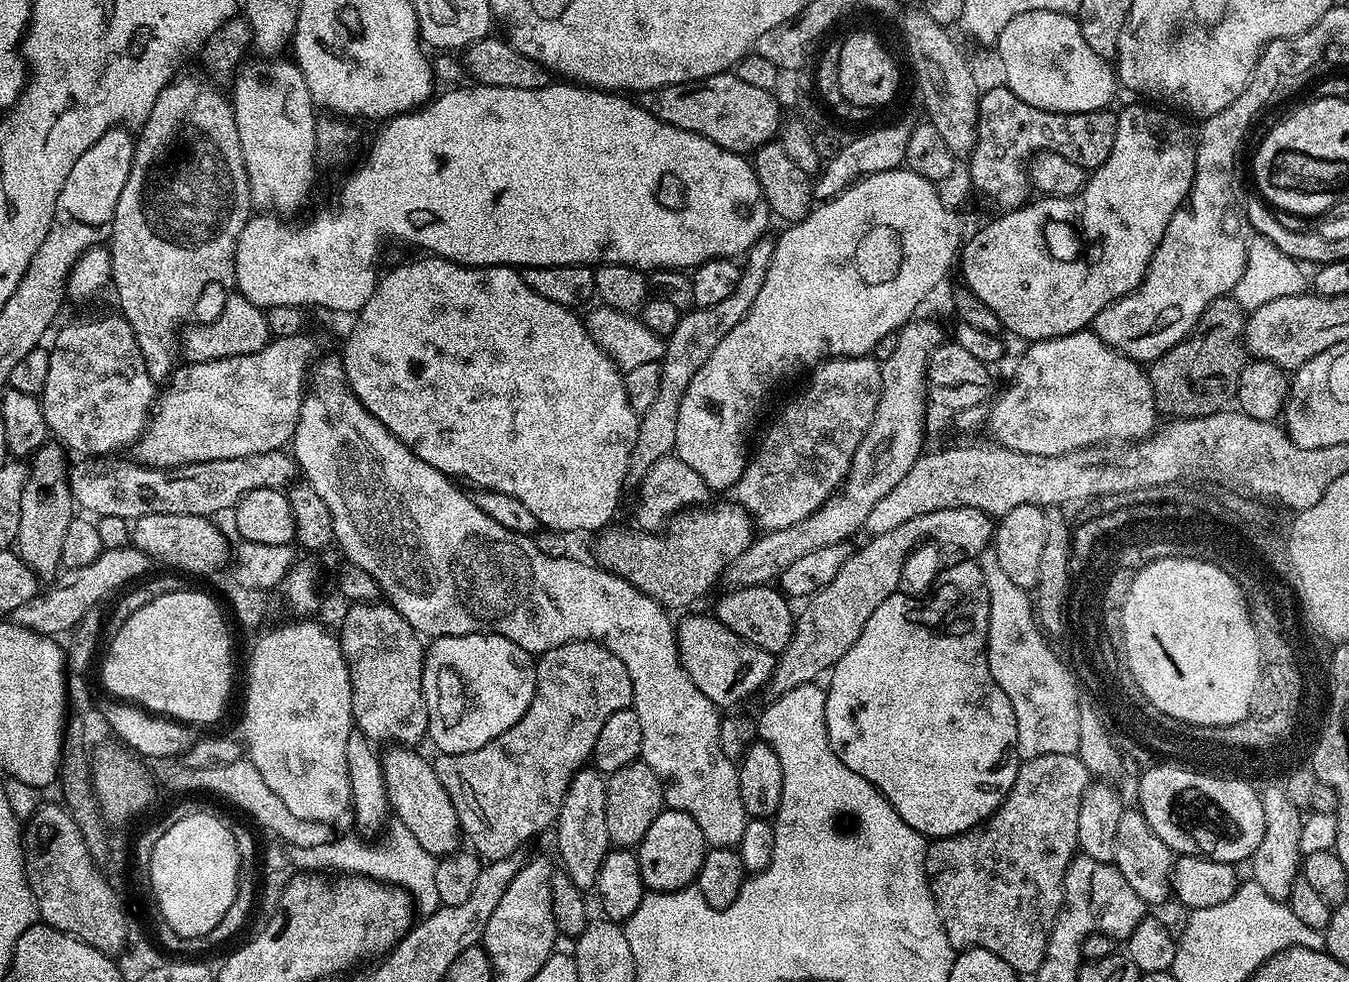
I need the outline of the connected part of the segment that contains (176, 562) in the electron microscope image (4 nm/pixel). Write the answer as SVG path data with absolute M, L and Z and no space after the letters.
M146 514L142 518L131 521L130 544L142 554L148 556L149 561L161 560L172 568L181 568L184 572L216 572L227 565L230 560L230 544L220 533L220 528L206 516L183 516L182 514Z

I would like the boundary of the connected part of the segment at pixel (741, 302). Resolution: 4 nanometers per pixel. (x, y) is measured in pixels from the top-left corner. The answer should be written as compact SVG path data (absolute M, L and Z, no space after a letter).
M775 239L755 240L746 253L748 268L746 264L741 271L734 294L722 298L722 302L714 302L714 306L693 307L692 312L685 311L680 317L678 326L674 326L674 334L667 336L664 359L659 363L662 382L658 382L658 395L654 397L654 403L645 412L639 413L638 438L634 442L634 450L628 463L629 473L633 477L643 476L651 464L658 462L675 449L678 434L678 406L682 406L682 398L694 374L698 374L698 370L702 370L710 354L718 350L718 342L722 342L722 338L726 338L726 334L730 334L730 330L734 330L734 326L738 326L738 322L746 318L750 306L754 306L754 298L758 298L758 293L762 290L762 282L766 282L766 274L770 270L775 249Z

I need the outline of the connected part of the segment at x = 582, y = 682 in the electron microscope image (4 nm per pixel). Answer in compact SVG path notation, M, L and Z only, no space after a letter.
M571 640L554 650L539 653L536 660L536 689L534 698L514 726L498 738L470 750L466 754L440 754L435 757L434 767L438 782L450 794L454 810L460 819L461 833L473 849L485 861L501 860L516 856L527 840L535 838L555 825L560 807L568 793L574 774L591 761L594 742L598 742L598 730L606 726L610 714L629 707L632 702L632 679L622 662L605 644L597 640Z

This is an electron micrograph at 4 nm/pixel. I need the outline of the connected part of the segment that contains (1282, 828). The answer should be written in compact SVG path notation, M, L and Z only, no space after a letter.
M1268 786L1268 789L1259 793L1263 813L1265 814L1265 833L1262 842L1250 859L1252 865L1251 879L1270 898L1287 901L1292 884L1298 879L1298 873L1302 868L1302 855L1299 842L1302 837L1302 828L1305 817L1302 815L1301 807L1298 807L1287 797L1285 789L1280 786Z

